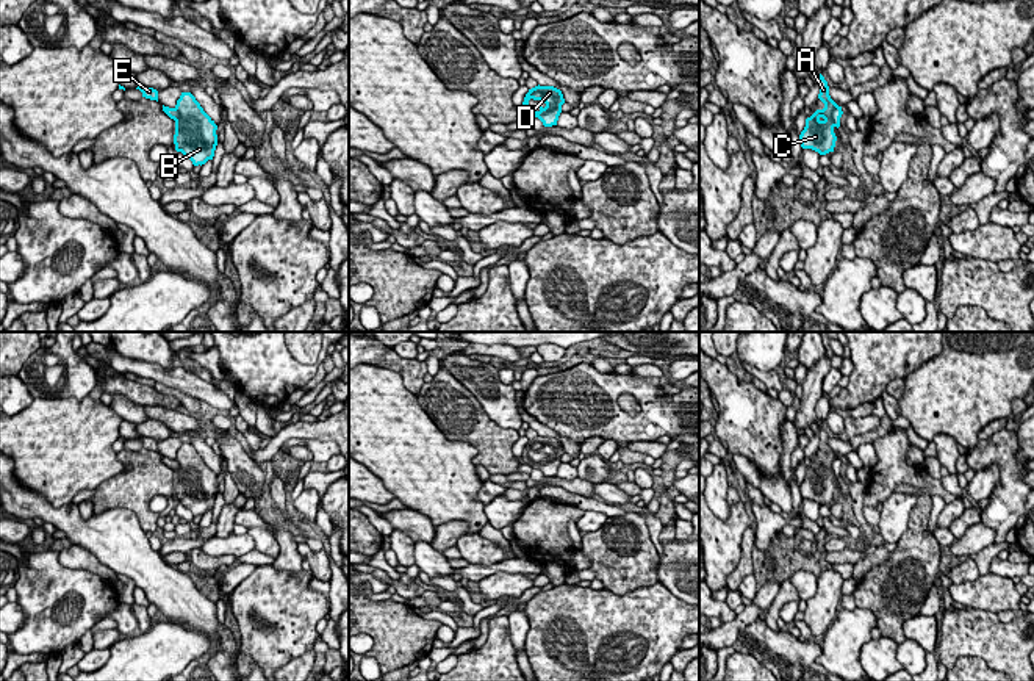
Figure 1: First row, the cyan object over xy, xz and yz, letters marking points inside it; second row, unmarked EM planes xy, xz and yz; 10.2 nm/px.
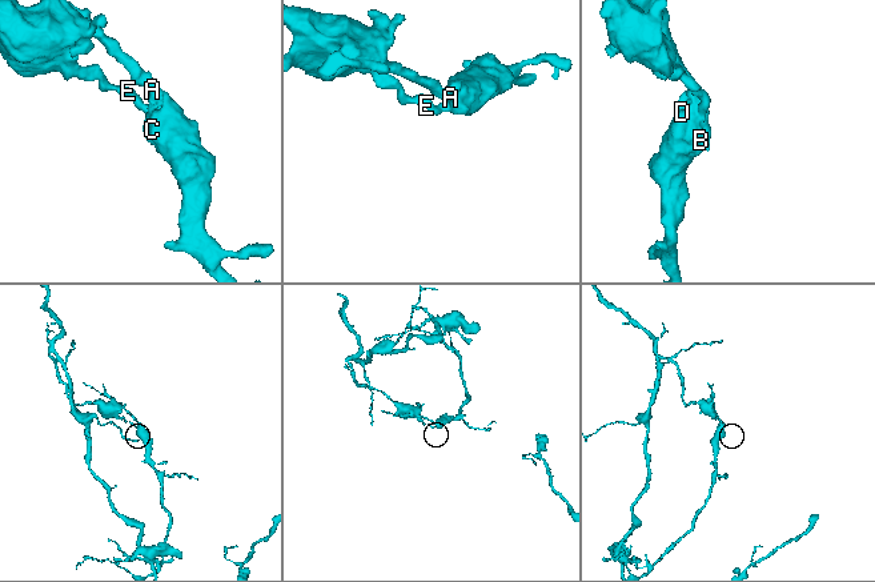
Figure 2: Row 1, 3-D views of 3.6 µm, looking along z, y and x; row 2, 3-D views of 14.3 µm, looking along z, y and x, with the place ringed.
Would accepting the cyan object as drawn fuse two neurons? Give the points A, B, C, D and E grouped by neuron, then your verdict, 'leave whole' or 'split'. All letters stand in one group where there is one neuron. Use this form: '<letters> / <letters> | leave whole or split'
A B C D / E | split

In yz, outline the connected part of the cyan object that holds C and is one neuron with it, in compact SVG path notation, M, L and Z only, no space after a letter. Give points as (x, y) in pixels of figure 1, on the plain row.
M824 427L818 429L820 445L818 449L824 454L823 460L817 460L806 470L806 477L799 485L802 499L812 499L820 506L834 503L837 487L834 484L832 462L838 457L829 446L829 437Z

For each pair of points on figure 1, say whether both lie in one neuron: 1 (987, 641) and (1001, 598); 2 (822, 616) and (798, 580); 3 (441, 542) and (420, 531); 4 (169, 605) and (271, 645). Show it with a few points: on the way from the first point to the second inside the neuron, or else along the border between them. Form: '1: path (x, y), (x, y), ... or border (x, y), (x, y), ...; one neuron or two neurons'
1: border (973, 608), (995, 614); two neurons
2: border (817, 576), (817, 590), (806, 601); two neurons
3: border (437, 528), (430, 544); two neurons
4: border (238, 647), (240, 664); two neurons

